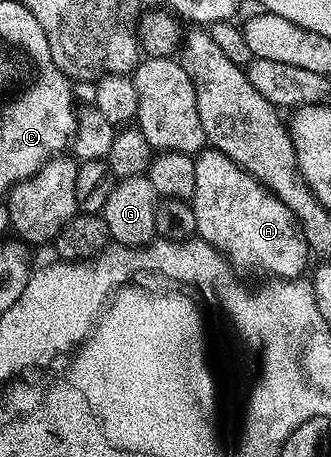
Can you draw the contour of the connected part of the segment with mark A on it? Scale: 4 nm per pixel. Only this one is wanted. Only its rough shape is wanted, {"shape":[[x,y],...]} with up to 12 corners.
{"shape":[[221,151],[195,156],[196,235],[233,264],[301,278],[300,222]]}

